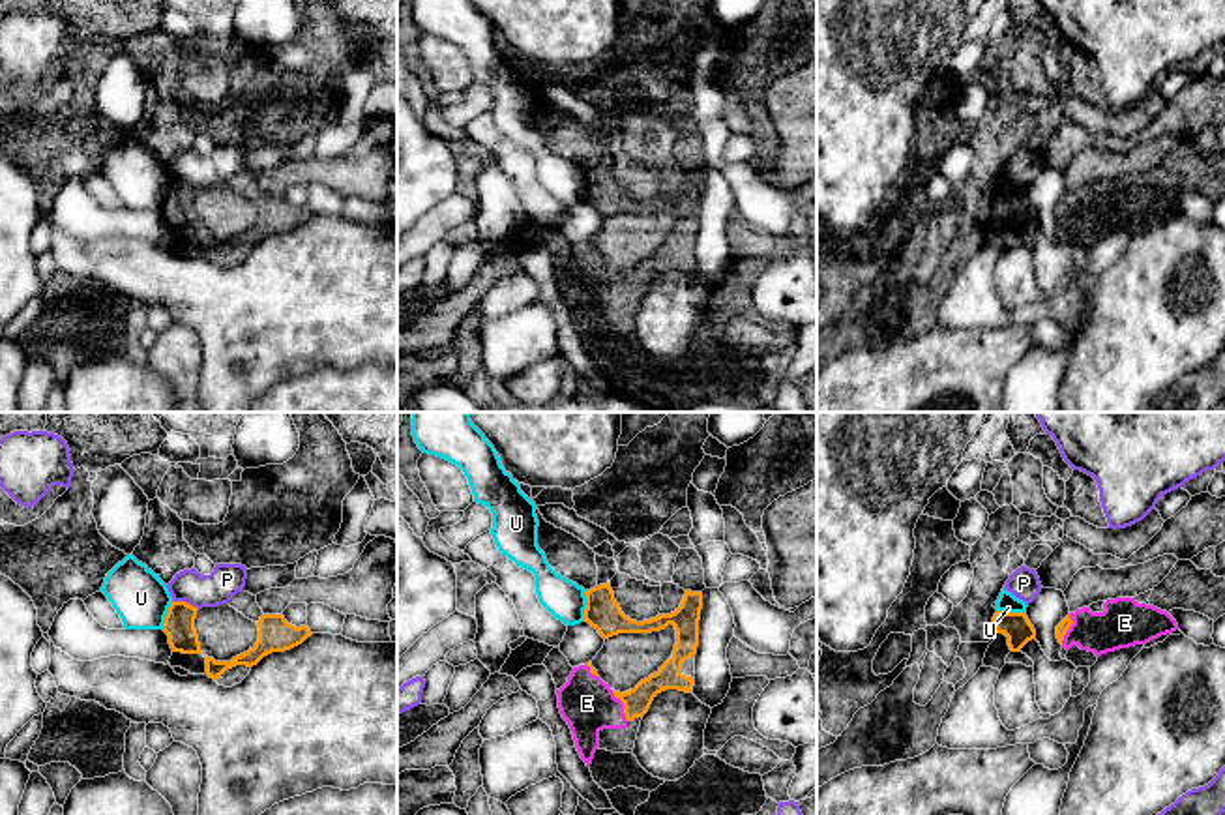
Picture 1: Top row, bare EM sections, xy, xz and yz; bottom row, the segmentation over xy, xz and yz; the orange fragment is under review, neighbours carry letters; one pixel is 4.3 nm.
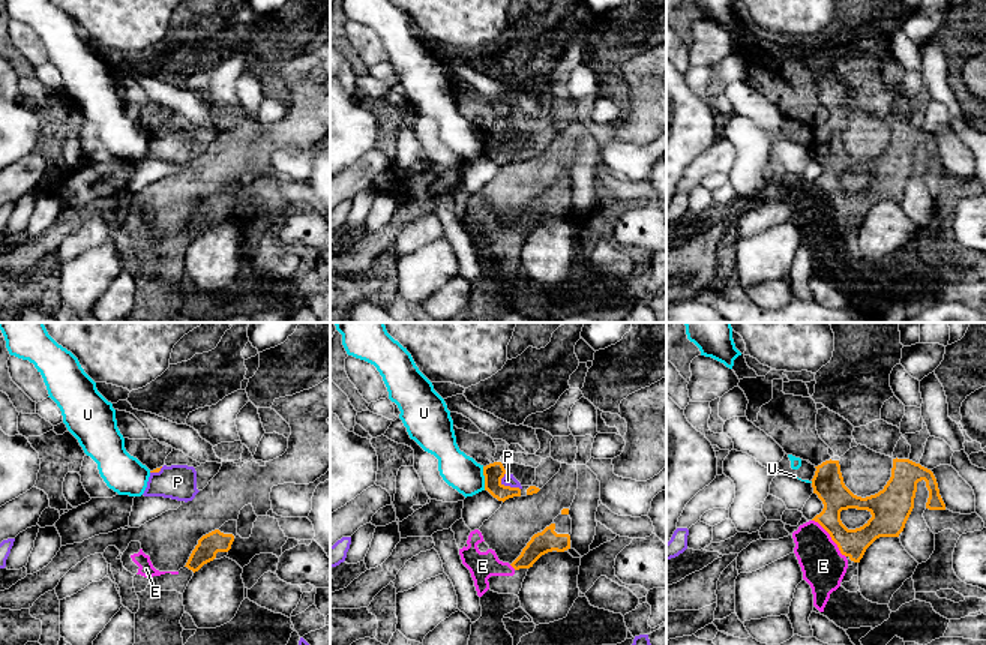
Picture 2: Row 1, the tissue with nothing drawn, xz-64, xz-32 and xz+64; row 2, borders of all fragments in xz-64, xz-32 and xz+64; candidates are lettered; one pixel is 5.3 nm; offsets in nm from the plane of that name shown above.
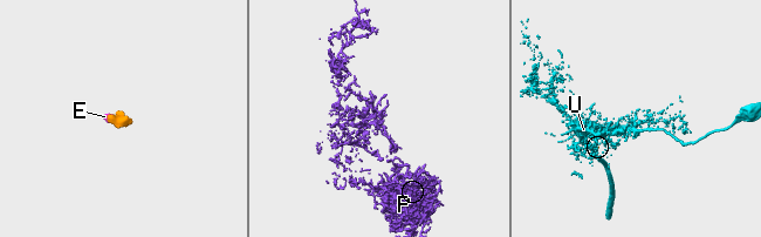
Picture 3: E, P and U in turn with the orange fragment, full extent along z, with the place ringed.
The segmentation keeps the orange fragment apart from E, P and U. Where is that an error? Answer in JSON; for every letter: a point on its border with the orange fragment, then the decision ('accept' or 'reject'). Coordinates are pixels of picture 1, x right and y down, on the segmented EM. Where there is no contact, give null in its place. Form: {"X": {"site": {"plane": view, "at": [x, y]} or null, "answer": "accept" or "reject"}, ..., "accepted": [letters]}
{"E": {"site": {"plane": "xz", "at": [624, 705]}, "answer": "accept"}, "P": {"site": {"plane": "xy", "at": [184, 602]}, "answer": "reject"}, "U": {"site": {"plane": "xz", "at": [587, 606]}, "answer": "reject"}, "accepted": ["E"]}

